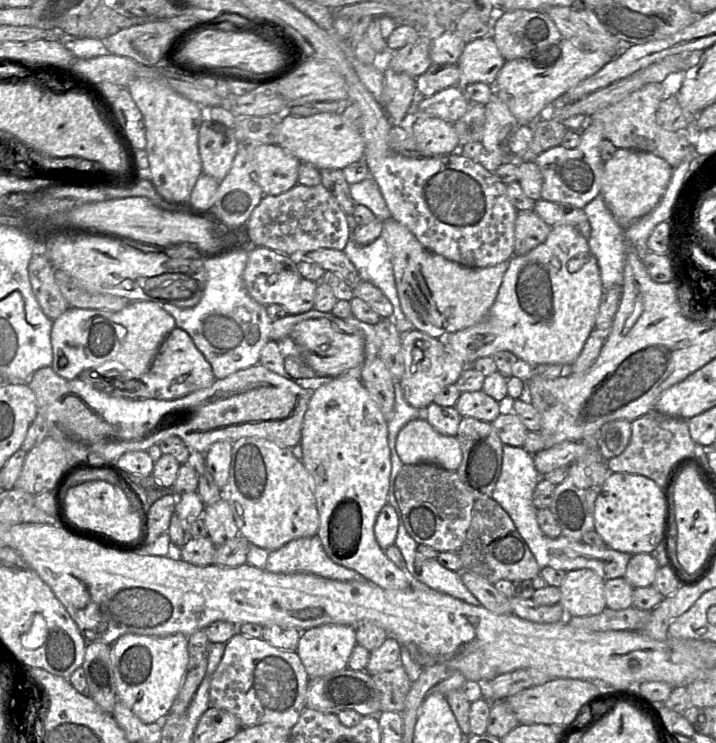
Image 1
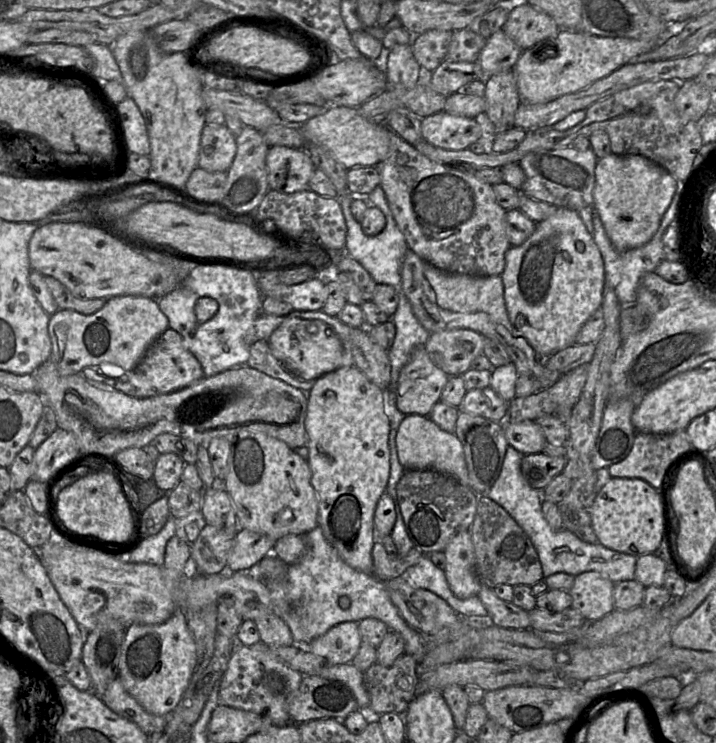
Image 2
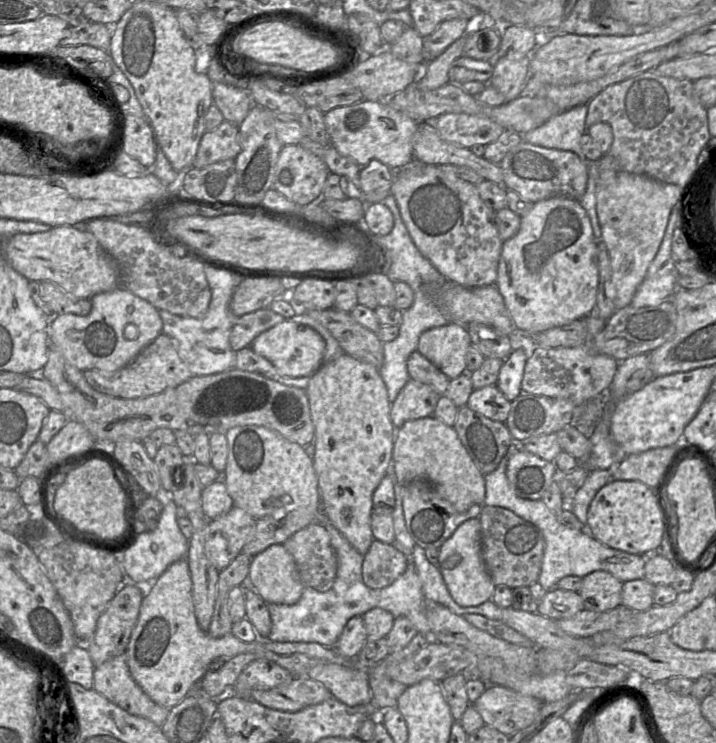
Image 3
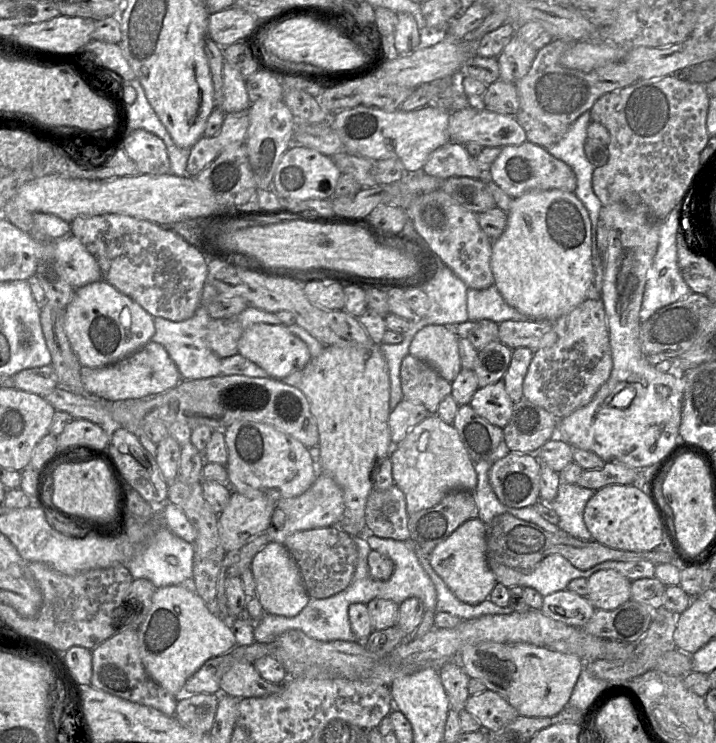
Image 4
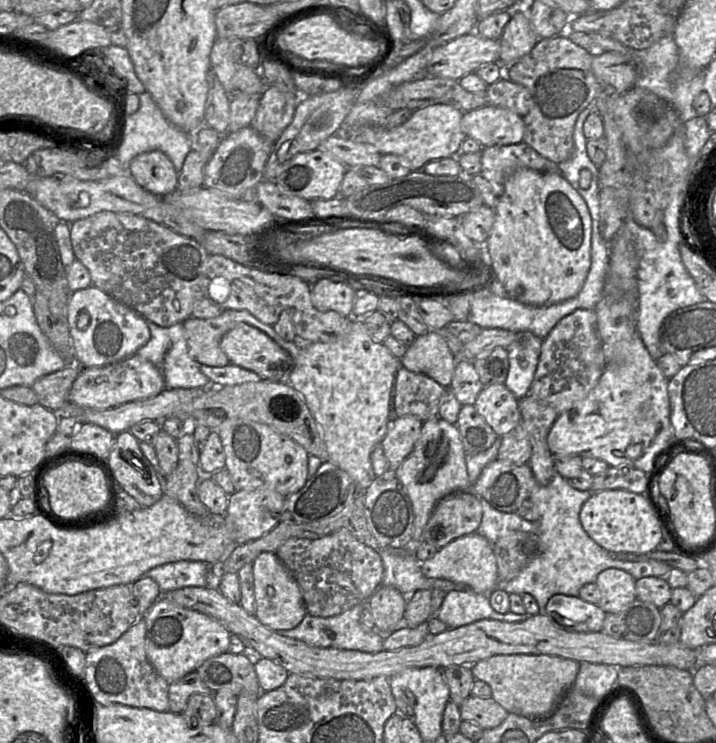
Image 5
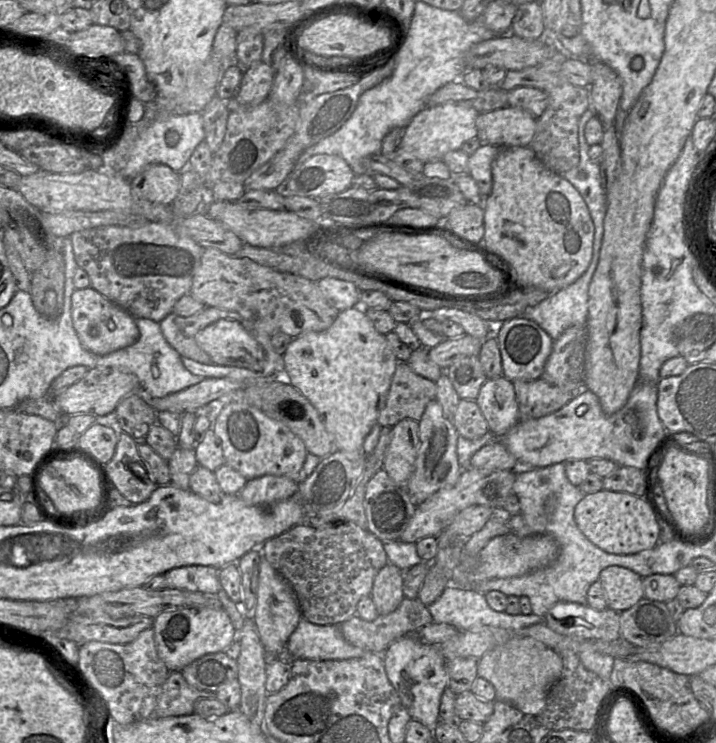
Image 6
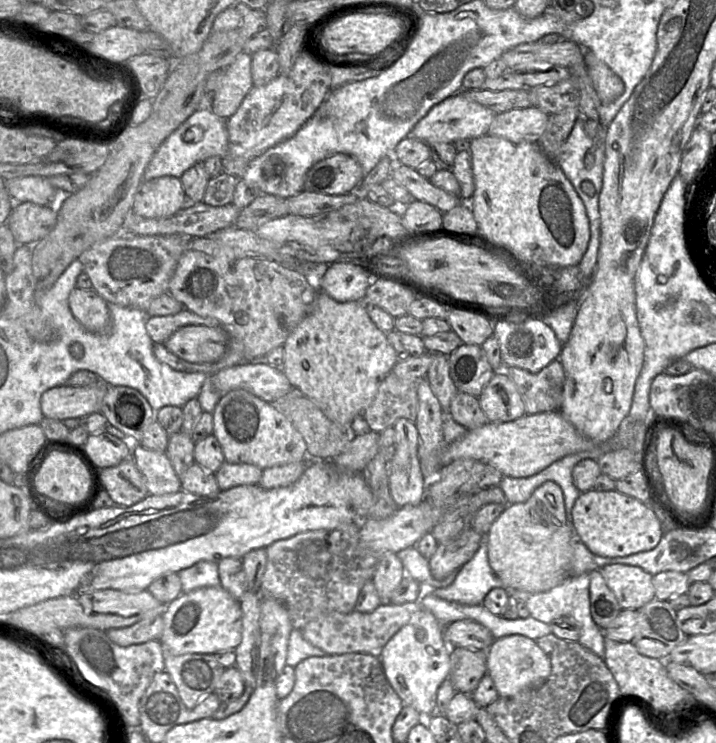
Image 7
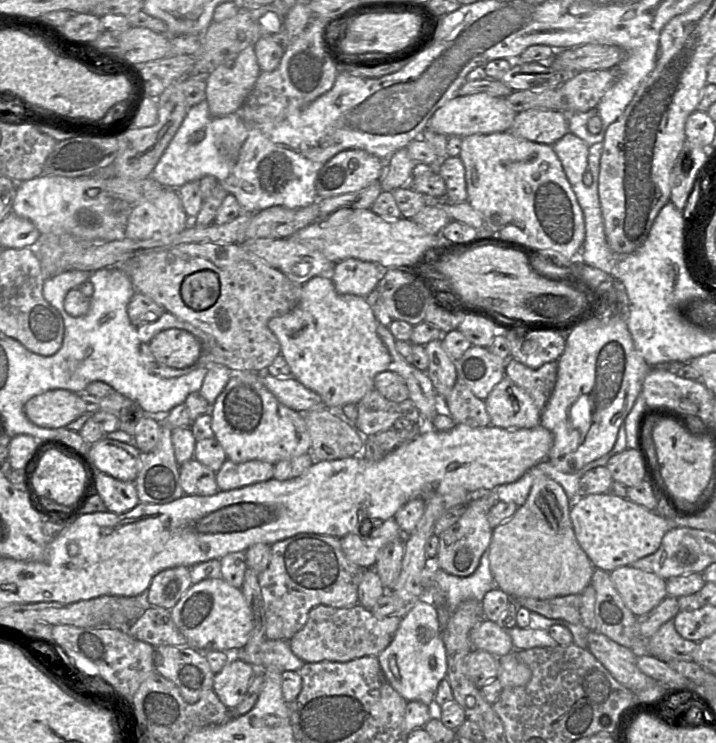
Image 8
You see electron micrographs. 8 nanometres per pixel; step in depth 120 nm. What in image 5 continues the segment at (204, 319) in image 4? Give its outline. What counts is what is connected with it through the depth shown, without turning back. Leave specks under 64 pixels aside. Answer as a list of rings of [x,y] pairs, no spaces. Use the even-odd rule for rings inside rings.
[[[147,320],[150,330],[149,341],[142,346],[136,354],[143,359],[150,361],[161,373],[165,387],[176,388],[196,388],[210,387],[210,380],[200,371],[200,364],[192,359],[188,353],[185,330],[182,322],[169,327],[162,327],[150,320]]]

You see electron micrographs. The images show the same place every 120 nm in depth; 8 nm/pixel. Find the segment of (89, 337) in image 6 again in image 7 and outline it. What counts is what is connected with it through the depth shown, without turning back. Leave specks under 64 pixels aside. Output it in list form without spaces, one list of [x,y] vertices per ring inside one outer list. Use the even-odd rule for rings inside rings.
[[[74,288],[69,294],[68,303],[71,313],[86,330],[103,333],[109,329],[108,304],[93,289]]]

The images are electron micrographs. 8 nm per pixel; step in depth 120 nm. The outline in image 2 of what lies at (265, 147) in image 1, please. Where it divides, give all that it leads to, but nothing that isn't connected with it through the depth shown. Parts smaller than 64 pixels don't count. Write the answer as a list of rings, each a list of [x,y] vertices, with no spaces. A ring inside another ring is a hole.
[[[270,146],[266,155],[266,167],[270,189],[282,193],[307,190],[316,169],[305,149],[287,146]]]

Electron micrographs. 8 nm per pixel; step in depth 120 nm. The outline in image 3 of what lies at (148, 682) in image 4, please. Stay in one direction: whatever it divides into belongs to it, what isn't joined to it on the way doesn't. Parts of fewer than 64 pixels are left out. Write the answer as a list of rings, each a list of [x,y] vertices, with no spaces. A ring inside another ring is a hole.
[[[125,654],[94,669],[93,689],[129,714],[144,717],[161,727],[170,709],[154,702],[133,679]]]

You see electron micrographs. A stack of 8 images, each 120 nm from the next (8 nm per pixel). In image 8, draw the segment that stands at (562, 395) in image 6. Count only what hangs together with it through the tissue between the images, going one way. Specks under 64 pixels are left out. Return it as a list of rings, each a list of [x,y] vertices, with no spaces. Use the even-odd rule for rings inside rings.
[[[509,358],[505,376],[527,392],[540,411],[546,406],[556,384],[558,361],[551,361],[533,369]]]

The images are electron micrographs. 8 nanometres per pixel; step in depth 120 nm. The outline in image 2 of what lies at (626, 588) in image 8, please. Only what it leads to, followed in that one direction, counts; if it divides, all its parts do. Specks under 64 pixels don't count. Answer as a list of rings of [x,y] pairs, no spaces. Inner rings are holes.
[[[586,571],[575,576],[568,591],[572,606],[587,621],[596,621],[610,614],[614,609],[612,581],[597,571]]]

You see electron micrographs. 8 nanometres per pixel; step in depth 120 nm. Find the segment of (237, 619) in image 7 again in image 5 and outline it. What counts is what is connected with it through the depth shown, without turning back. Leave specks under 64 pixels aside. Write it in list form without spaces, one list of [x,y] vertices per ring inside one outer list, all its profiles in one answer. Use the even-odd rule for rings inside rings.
[[[162,596],[151,606],[144,619],[147,658],[168,682],[195,671],[208,658],[228,651],[232,634],[225,626],[206,614],[180,607]]]

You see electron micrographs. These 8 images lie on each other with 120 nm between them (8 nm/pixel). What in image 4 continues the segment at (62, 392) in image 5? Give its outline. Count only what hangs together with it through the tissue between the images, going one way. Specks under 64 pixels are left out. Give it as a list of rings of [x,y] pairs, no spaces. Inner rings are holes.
[[[52,366],[25,369],[12,377],[13,387],[45,397],[58,387],[58,378]]]

